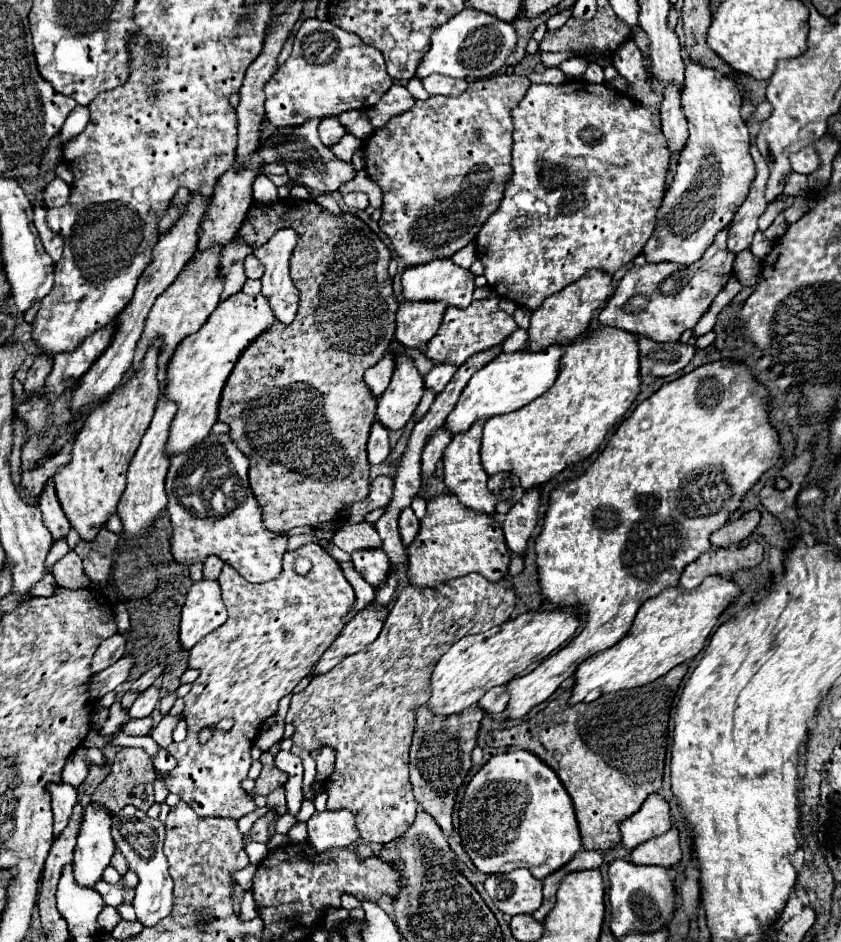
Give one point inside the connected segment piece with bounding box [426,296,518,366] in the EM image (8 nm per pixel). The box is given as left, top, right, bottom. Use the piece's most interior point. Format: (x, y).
(463, 333)

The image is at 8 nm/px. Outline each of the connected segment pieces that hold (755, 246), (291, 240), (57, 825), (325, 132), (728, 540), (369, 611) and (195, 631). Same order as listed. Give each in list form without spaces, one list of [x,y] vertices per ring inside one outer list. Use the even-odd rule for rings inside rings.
[[[757,231],[754,234],[750,250],[755,256],[763,259],[769,254],[770,250],[772,250],[772,246],[773,243],[769,241],[761,231]]]
[[[280,228],[266,244],[262,244],[260,248],[254,250],[254,256],[264,266],[264,274],[260,278],[262,280],[262,294],[268,298],[268,302],[274,310],[274,316],[284,324],[290,324],[296,316],[296,310],[298,310],[298,290],[290,278],[290,258],[292,258],[296,244],[298,244],[298,232],[294,228]]]
[[[48,784],[48,794],[52,798],[52,812],[54,812],[54,834],[58,836],[72,814],[72,808],[76,804],[76,788],[70,784]]]
[[[326,116],[320,120],[320,126],[318,126],[318,132],[320,132],[320,140],[326,144],[326,146],[332,146],[336,144],[344,134],[344,126],[340,124],[340,120],[336,116]]]
[[[758,510],[744,512],[738,520],[732,520],[724,528],[712,532],[710,542],[716,548],[736,546],[736,544],[740,544],[744,538],[748,538],[752,534],[752,530],[758,526],[758,522],[760,522],[760,512]]]
[[[364,608],[360,610],[336,636],[336,640],[324,650],[324,654],[318,658],[318,662],[312,668],[312,674],[324,674],[332,670],[340,660],[346,656],[360,652],[368,644],[372,644],[386,620],[388,610],[386,608]]]
[[[198,580],[190,586],[180,620],[182,648],[190,650],[198,640],[216,630],[226,620],[226,608],[216,580]]]

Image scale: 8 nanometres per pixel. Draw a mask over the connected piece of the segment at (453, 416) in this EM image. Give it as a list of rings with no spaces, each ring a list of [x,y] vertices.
[[[552,346],[546,348],[544,352],[512,352],[512,354],[498,354],[492,362],[488,362],[484,368],[480,368],[466,388],[462,390],[456,408],[448,414],[444,428],[456,436],[466,432],[476,420],[480,418],[492,418],[498,414],[514,412],[540,394],[544,394],[556,380],[558,376],[558,364],[562,356],[562,346]]]

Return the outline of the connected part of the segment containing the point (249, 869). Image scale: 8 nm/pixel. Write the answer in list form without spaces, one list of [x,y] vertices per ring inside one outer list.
[[[248,864],[246,868],[242,868],[240,872],[236,872],[236,874],[234,874],[234,880],[236,880],[244,890],[250,890],[250,888],[252,888],[252,880],[254,880],[256,870],[258,870],[258,866]]]

